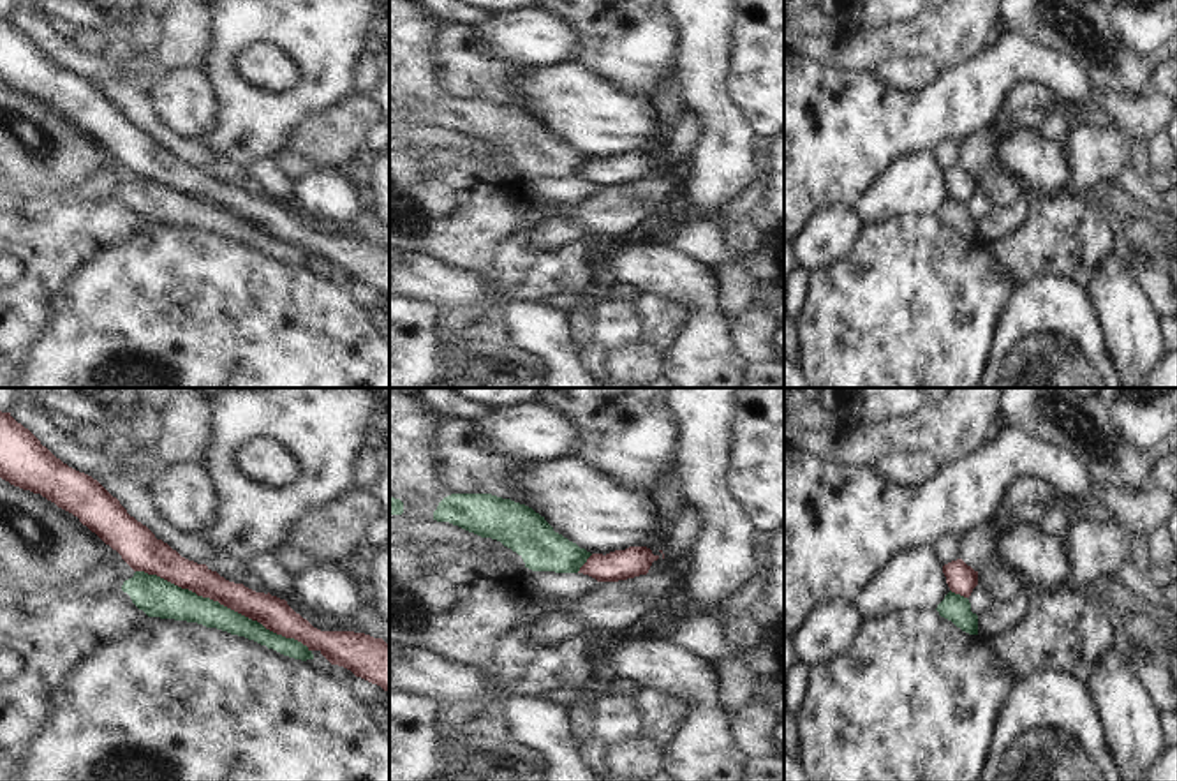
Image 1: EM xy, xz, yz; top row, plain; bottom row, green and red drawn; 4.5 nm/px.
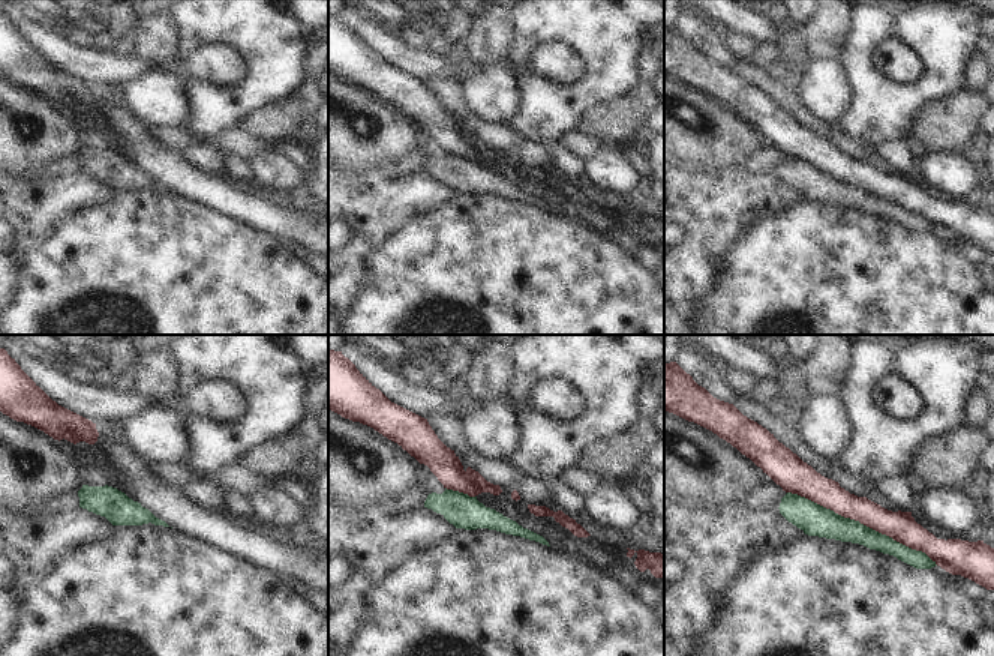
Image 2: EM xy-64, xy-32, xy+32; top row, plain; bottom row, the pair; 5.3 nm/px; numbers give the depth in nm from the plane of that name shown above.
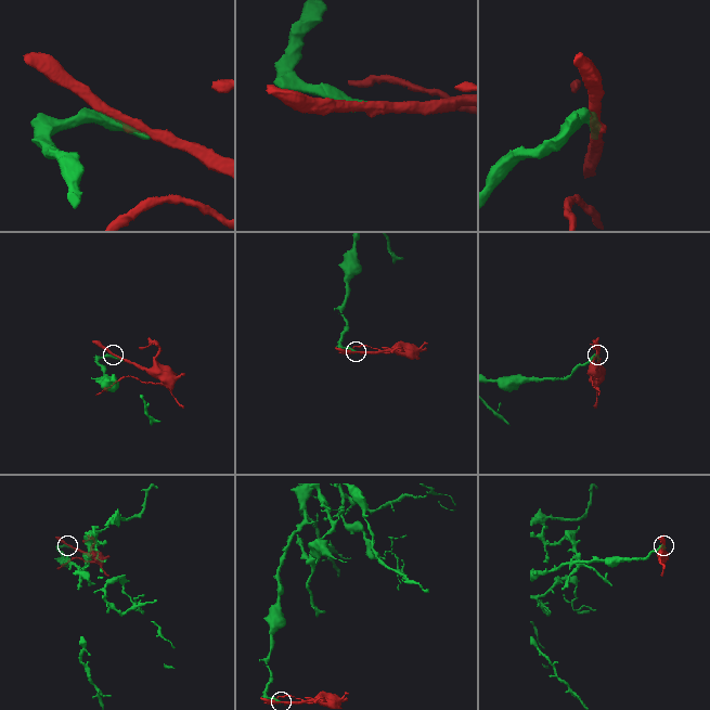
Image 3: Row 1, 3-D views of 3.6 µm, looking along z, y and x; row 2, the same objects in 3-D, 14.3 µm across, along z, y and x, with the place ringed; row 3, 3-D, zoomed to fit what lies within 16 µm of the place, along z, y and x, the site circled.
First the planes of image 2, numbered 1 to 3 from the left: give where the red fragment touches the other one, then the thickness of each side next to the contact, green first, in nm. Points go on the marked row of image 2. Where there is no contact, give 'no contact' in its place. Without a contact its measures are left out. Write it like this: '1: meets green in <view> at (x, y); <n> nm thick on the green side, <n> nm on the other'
1: no contact
2: meets green in xy-32 at (461, 493); 180 nm thick on the green side, 160 nm on the other
3: meets green in xy+32 at (862, 524); 160 nm thick on the green side, 160 nm on the other

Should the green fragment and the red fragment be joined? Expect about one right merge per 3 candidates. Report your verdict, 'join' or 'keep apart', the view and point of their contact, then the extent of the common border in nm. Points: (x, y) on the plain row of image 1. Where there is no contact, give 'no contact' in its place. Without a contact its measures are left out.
keep apart | xy (196, 200) | 600 nm

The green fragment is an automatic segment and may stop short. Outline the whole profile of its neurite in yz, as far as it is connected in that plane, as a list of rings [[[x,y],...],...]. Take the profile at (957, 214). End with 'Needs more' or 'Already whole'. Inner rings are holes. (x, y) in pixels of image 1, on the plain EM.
[[[950,196],[936,215],[941,222],[951,226],[962,236],[978,240],[978,220],[971,217],[967,203]]]. Already whole.

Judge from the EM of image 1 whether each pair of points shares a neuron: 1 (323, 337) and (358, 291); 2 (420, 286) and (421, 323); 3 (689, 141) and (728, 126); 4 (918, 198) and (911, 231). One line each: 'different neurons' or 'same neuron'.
1: different neurons
2: different neurons
3: different neurons
4: different neurons

